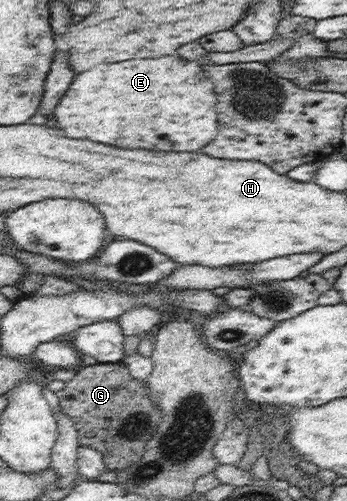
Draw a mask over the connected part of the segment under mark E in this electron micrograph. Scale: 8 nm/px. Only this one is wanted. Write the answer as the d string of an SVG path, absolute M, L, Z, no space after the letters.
M161 56L157 60L129 60L95 66L75 76L67 94L62 96L52 114L58 121L57 126L61 126L65 130L65 136L69 138L89 138L93 142L103 142L121 148L147 148L165 152L199 151L219 134L214 86L201 66L197 61L185 62L179 56Z

